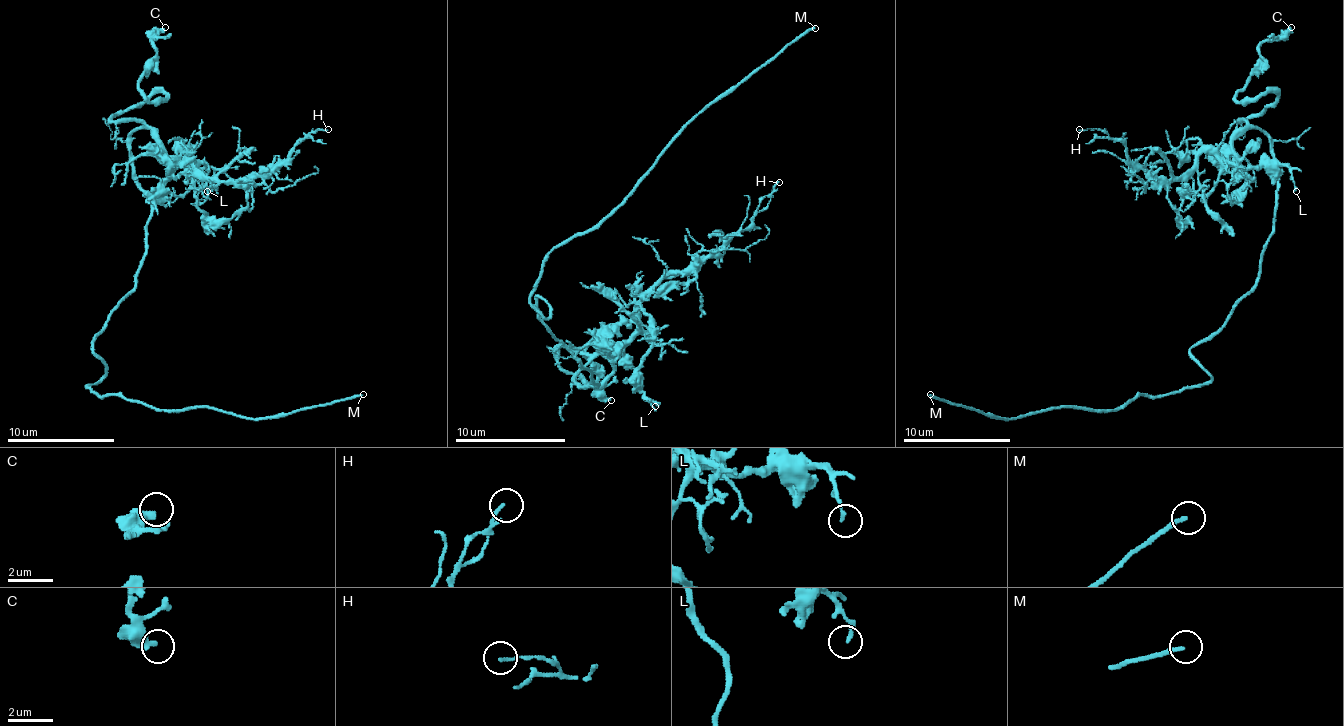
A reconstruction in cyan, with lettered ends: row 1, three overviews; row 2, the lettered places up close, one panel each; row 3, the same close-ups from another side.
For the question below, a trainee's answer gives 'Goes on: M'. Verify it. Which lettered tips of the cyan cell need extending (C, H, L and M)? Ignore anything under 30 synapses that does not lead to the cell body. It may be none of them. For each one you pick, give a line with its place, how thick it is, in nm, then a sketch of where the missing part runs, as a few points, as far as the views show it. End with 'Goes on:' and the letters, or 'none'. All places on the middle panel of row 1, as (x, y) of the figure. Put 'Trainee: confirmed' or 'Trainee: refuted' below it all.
M: (815, 28) | 180 nm | (815, 28), (876, 25)
Goes on: M
Trainee: confirmed

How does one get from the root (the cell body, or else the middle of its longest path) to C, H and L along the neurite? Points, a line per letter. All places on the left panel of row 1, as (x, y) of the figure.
C: (111, 311), (135, 287), (151, 212), (130, 151), (143, 126), (111, 118), (167, 94), (138, 86), (165, 27)
H: (111, 311), (135, 287), (151, 212), (133, 132), (210, 177), (250, 180), (328, 129)
L: (111, 311), (135, 287), (151, 212), (130, 135), (149, 129), (170, 156), (199, 161), (191, 169), (207, 191)

